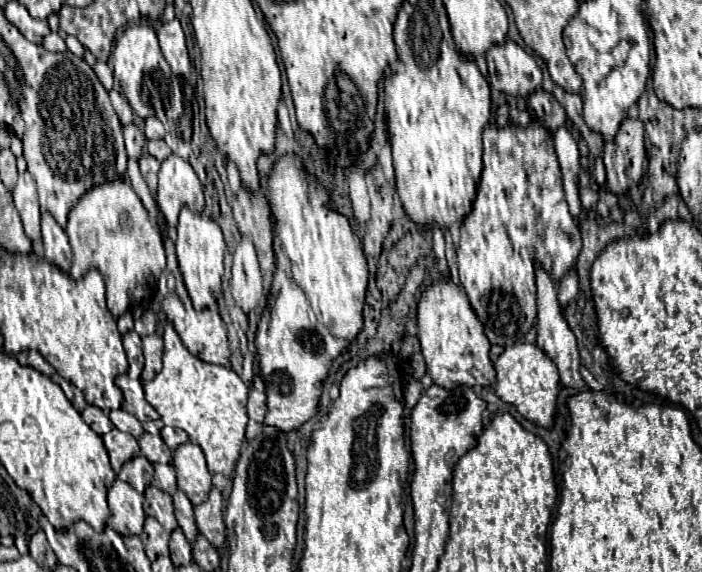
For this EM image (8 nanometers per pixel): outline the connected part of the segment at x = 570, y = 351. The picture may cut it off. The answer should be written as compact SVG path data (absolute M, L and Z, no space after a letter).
M538 261L534 263L534 269L536 269L536 303L538 303L538 321L536 321L538 337L536 337L536 343L548 353L548 357L558 367L558 371L560 371L560 383L568 385L568 387L582 389L584 381L582 381L582 377L578 373L578 365L580 365L578 345L576 345L576 337L574 337L572 329L566 325L566 319L562 315L562 305L558 301L558 285L546 273L546 269L542 269L542 265Z

